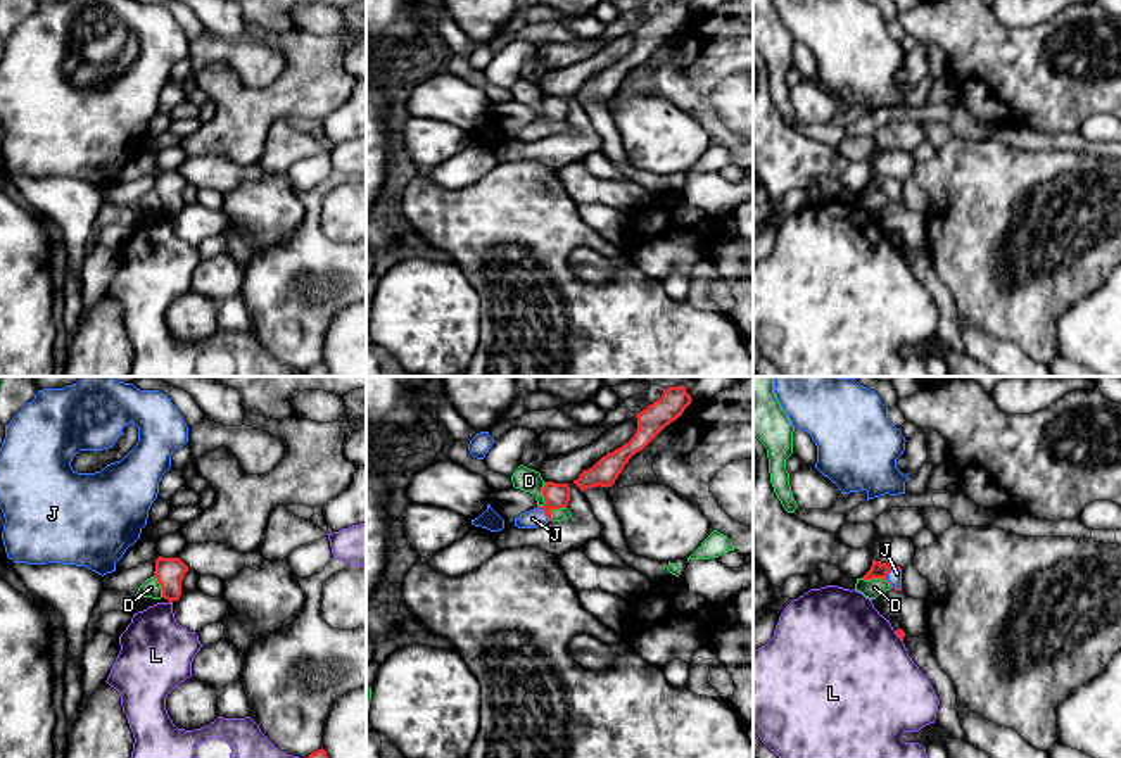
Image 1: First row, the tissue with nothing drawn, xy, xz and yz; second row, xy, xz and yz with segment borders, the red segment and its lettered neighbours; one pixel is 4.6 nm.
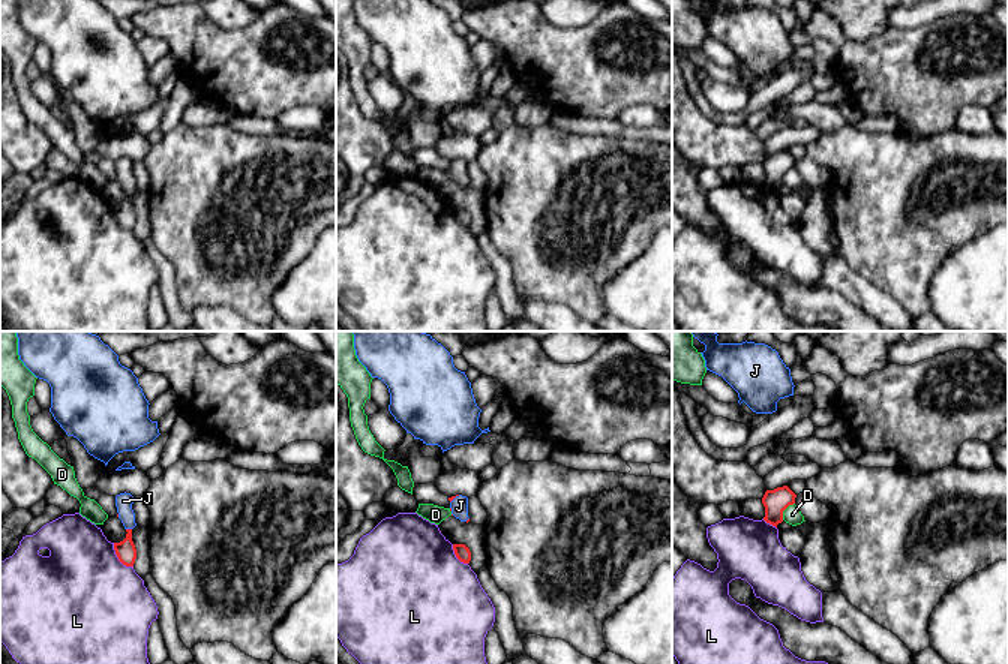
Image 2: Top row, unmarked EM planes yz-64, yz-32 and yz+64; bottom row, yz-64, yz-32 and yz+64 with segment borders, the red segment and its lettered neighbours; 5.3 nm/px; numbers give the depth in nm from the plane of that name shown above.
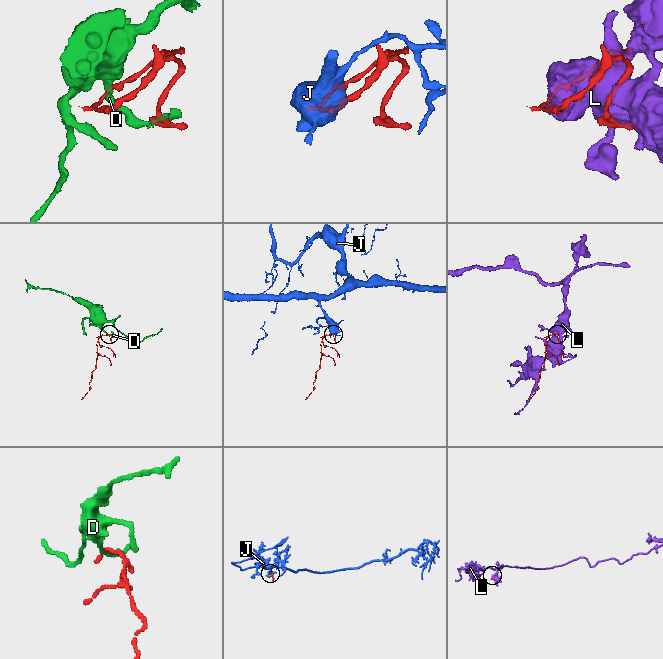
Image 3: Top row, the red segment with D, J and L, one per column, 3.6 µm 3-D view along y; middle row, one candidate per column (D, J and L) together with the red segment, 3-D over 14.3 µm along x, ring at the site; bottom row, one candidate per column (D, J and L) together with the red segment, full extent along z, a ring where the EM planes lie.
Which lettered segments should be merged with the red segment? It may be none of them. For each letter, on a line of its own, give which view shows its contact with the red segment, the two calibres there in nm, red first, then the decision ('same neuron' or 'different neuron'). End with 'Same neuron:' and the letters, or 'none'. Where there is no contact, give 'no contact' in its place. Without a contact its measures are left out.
D: yz | 80/90 nm | different neuron
J: yz | 80/60 nm | same neuron
L: yz | 40/500 nm | different neuron
Same neuron: J

